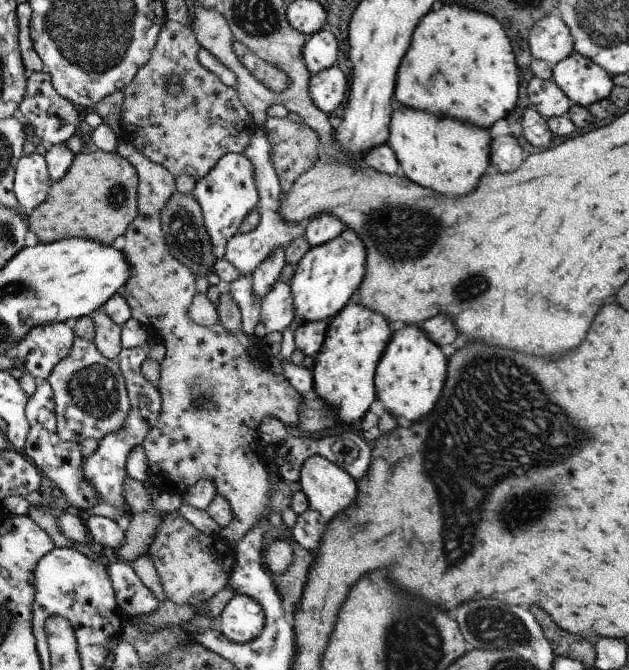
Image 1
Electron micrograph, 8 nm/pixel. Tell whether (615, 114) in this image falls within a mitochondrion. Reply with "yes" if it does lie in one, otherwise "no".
no

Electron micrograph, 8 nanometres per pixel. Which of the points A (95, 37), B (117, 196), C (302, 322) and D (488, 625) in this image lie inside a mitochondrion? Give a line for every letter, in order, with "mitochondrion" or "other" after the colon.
A: mitochondrion
B: mitochondrion
C: other
D: mitochondrion

